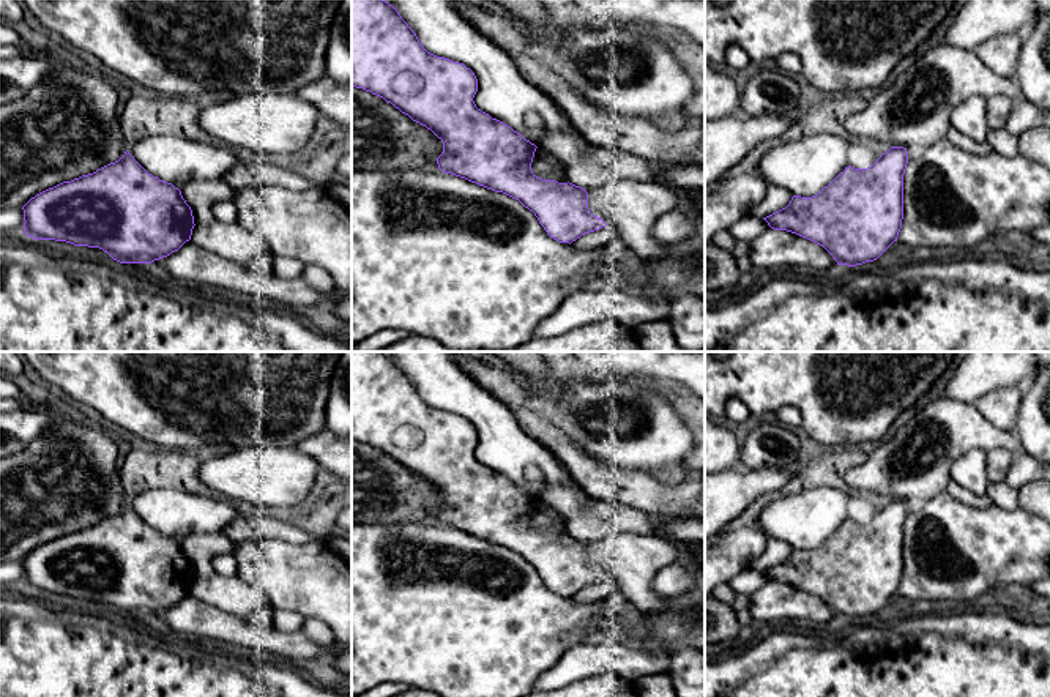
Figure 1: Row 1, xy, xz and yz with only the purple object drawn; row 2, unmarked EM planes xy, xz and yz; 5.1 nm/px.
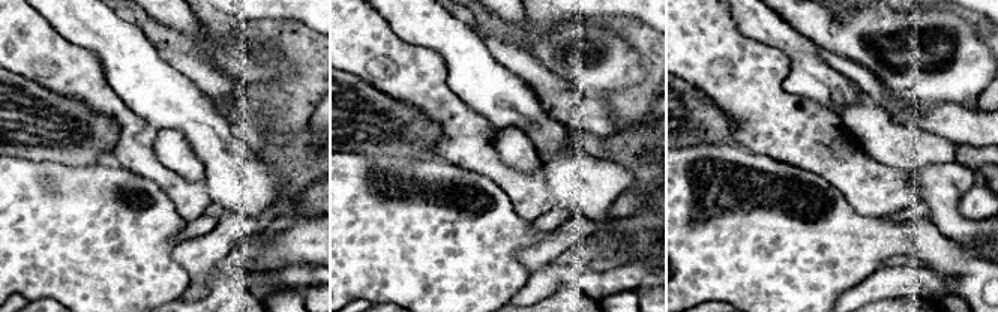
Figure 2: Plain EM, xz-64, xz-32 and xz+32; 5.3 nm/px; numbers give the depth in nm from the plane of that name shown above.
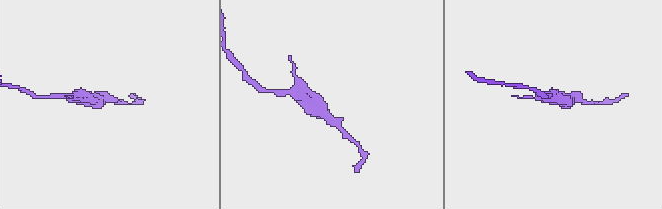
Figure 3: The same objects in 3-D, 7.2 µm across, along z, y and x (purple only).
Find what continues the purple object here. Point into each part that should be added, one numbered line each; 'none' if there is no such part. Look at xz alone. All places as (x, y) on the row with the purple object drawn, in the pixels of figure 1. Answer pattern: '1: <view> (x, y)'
none

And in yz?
none

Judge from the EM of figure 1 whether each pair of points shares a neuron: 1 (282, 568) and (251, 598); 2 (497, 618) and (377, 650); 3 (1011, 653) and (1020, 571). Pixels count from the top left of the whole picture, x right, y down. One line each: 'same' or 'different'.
1: different
2: same
3: different

